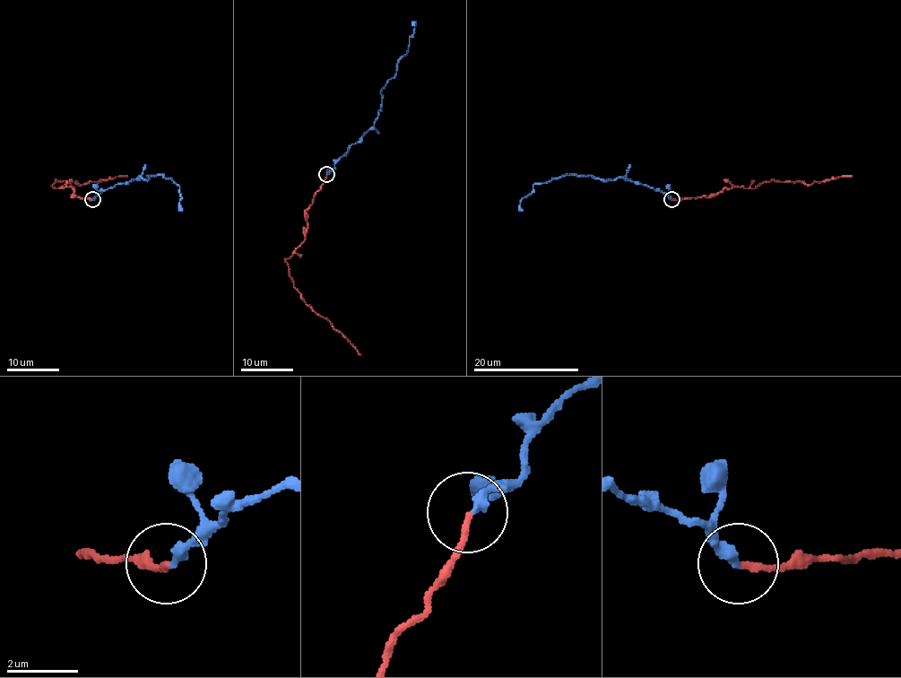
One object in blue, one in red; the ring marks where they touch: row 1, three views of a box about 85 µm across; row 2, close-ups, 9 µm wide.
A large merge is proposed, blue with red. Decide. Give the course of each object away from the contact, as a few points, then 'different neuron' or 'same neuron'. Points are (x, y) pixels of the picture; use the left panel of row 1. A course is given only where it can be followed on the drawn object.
blue runs (93, 199), (116, 184), (140, 178), (147, 180), (147, 175), (162, 175), (179, 186), (179, 208), (182, 211); red runs (93, 199), (72, 196), (73, 188), (71, 186), (56, 188), (52, 186), (56, 180), (86, 184), (127, 175); same neuron

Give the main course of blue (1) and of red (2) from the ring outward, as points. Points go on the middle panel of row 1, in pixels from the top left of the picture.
1: (326, 174), (374, 126), (380, 108), (380, 91), (396, 73), (416, 21)
2: (326, 174), (324, 183), (306, 211), (304, 241), (286, 262), (293, 287), (306, 303), (325, 317), (360, 354)

